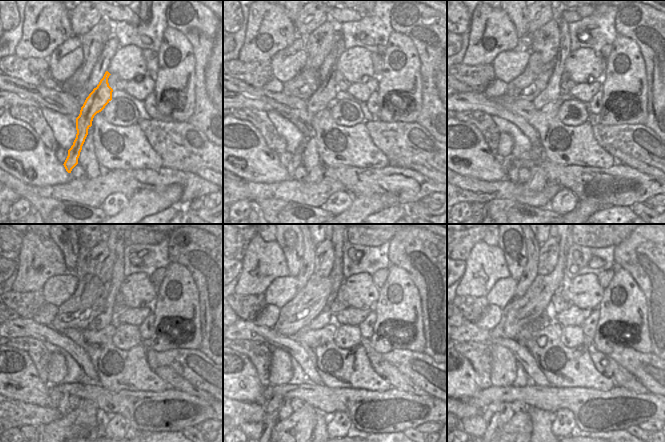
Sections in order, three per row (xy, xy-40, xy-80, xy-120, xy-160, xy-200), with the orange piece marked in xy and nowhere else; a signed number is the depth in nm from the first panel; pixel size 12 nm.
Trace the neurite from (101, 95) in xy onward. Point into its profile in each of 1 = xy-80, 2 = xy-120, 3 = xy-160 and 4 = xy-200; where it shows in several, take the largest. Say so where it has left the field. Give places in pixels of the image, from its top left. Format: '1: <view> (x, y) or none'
1: xy-80 (552, 92)
2: xy-120 (105, 317)
3: xy-160 (336, 275)
4: xy-200 (506, 414)

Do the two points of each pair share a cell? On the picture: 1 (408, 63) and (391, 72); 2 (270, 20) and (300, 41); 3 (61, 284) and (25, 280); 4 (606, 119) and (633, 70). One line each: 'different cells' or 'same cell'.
1: same cell
2: different cells
3: different cells
4: same cell

